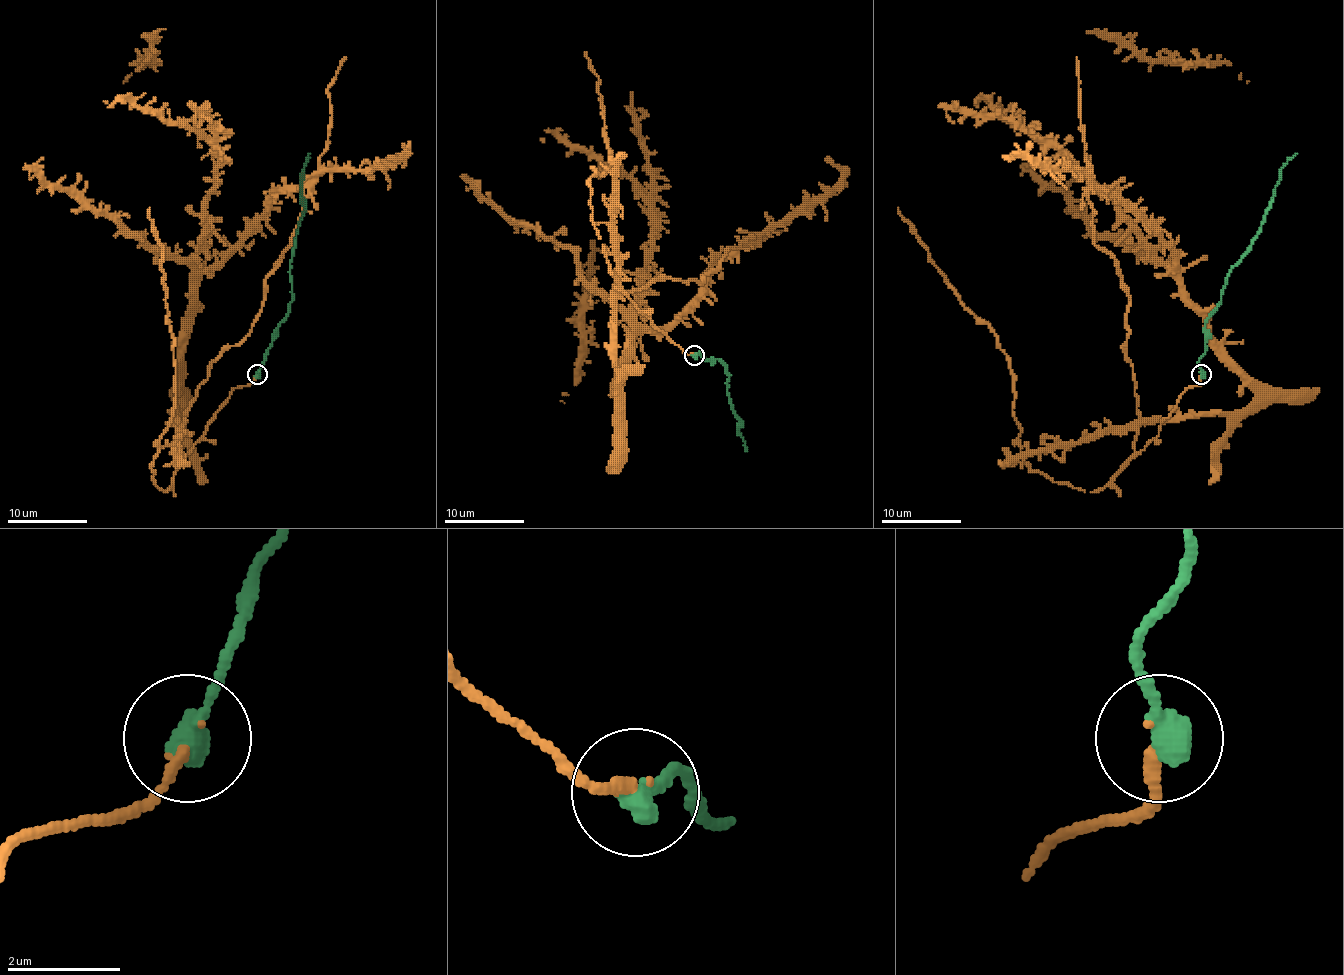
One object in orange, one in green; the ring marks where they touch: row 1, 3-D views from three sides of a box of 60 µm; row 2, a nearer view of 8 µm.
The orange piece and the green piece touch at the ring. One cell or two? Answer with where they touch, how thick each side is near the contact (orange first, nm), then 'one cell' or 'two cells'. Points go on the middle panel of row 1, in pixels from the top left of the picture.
(694, 355) | 180/500 nm | one cell

